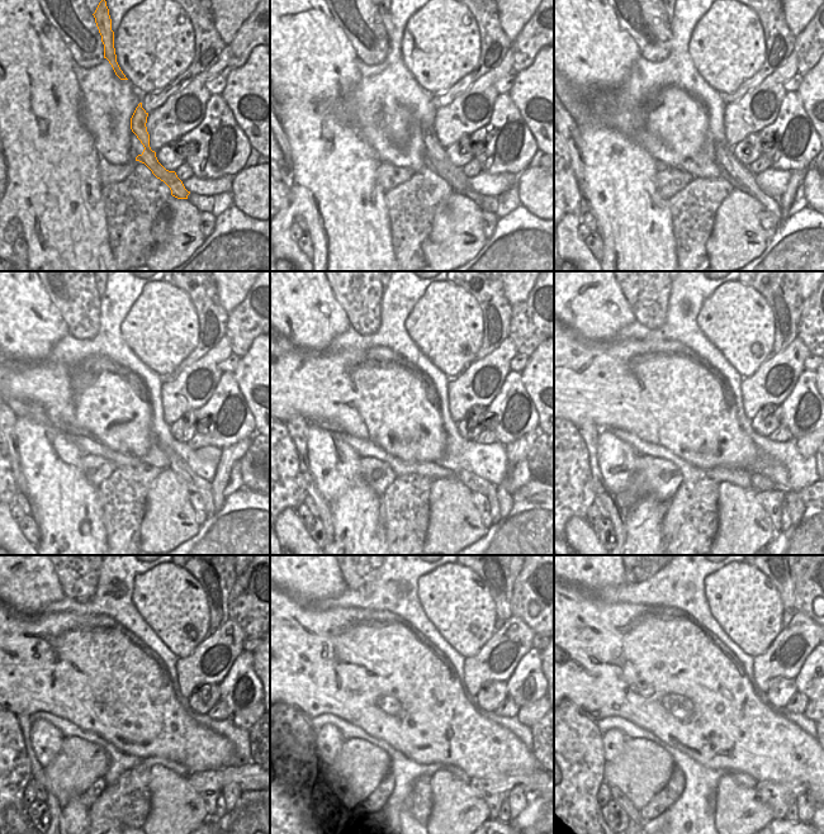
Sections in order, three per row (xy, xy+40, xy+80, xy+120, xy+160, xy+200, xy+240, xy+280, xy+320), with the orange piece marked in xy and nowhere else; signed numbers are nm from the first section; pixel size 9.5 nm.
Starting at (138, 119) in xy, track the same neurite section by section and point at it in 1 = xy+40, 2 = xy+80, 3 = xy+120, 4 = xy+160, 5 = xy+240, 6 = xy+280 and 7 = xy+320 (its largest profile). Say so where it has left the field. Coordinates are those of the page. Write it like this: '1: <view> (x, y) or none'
1: xy+40 (436, 156)
2: xy+80 (739, 175)
3: xy+120 (195, 484)
4: xy+160 (477, 484)
5: xy+240 (221, 810)
6: xy+280 (505, 813)
7: xy+320 (791, 813)

